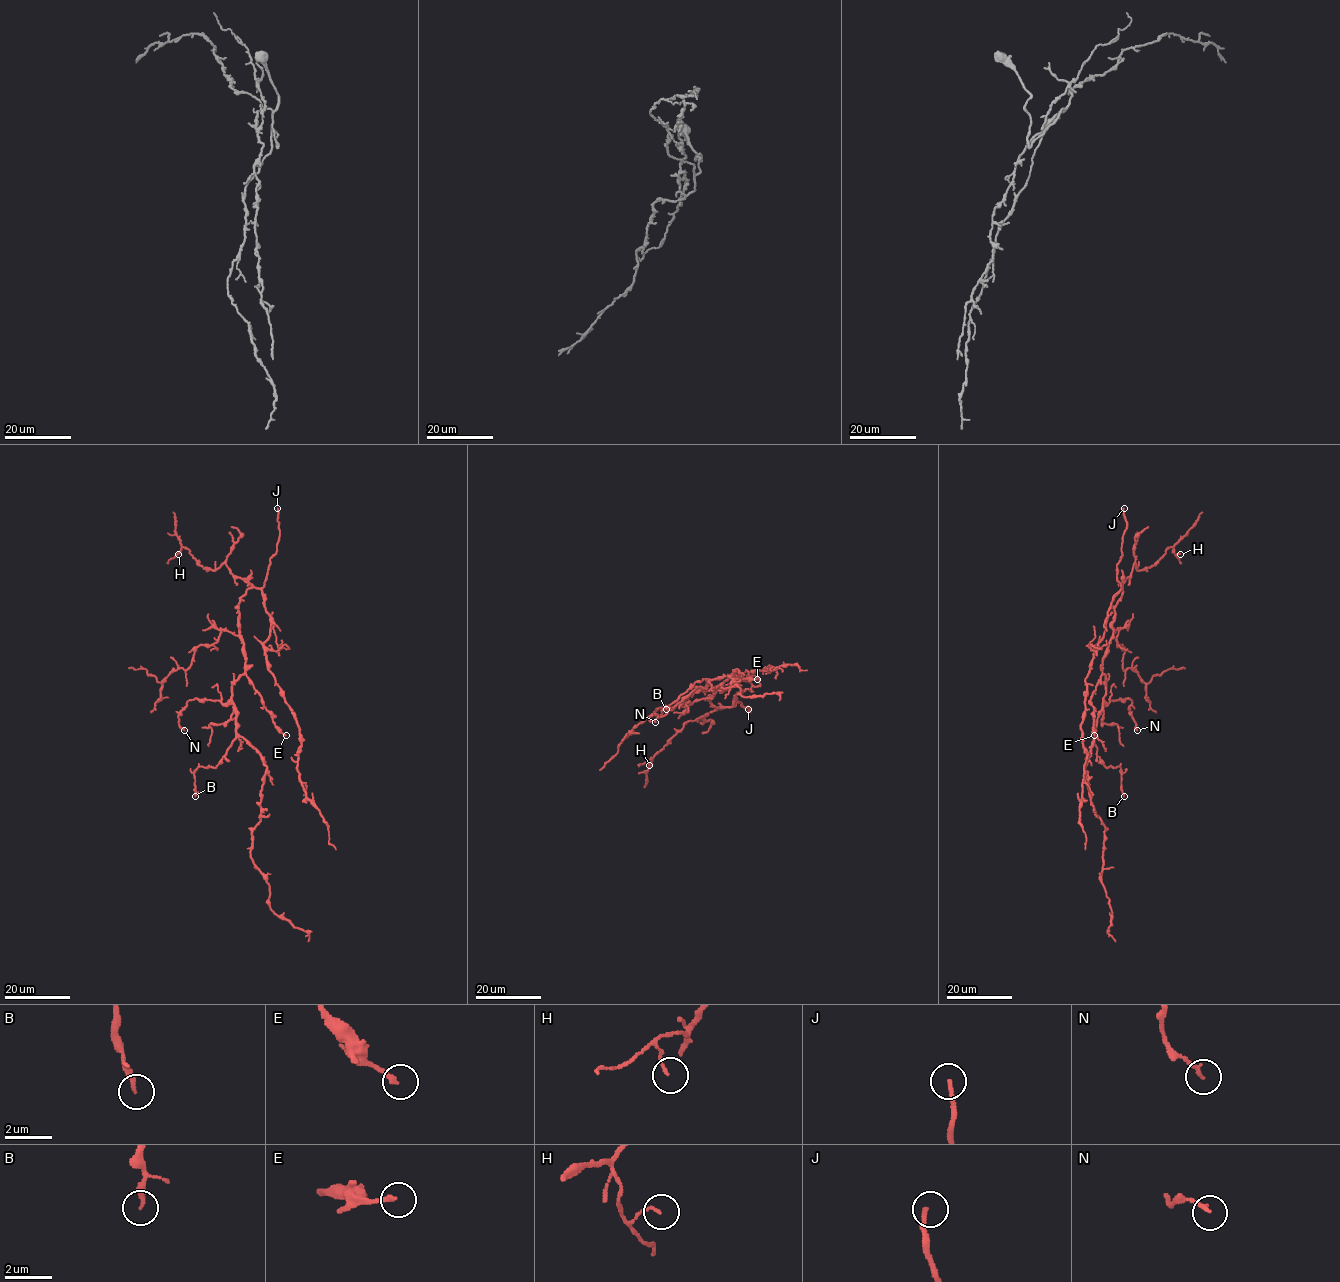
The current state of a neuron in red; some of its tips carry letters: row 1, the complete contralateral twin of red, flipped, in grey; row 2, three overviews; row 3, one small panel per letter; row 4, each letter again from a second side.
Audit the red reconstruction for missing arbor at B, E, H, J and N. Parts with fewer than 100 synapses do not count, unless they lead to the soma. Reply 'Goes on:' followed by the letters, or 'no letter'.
Goes on: J

